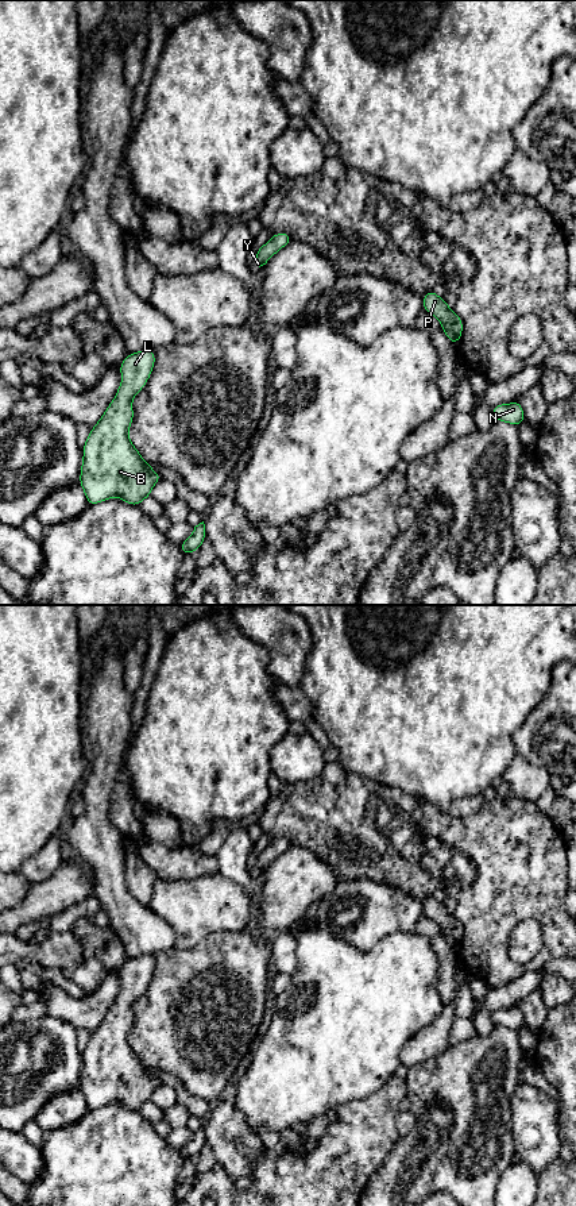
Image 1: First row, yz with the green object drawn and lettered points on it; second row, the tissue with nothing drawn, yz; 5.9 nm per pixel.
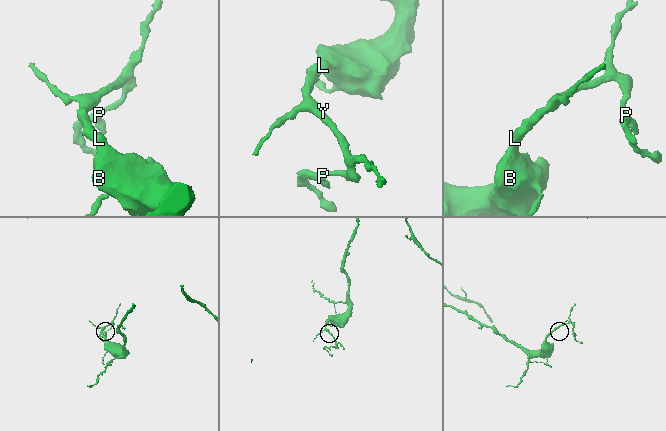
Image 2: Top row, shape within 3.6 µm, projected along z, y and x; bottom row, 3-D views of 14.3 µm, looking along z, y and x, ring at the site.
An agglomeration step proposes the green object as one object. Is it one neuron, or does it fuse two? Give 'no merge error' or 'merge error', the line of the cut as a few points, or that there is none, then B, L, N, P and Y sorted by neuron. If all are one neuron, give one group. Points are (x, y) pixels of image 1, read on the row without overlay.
no merge error; no cut; B L N P Y

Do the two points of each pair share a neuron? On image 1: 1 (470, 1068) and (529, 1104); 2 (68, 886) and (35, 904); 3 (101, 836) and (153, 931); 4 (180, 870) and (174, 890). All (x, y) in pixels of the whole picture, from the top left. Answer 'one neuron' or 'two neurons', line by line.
1: two neurons
2: one neuron
3: one neuron
4: two neurons

